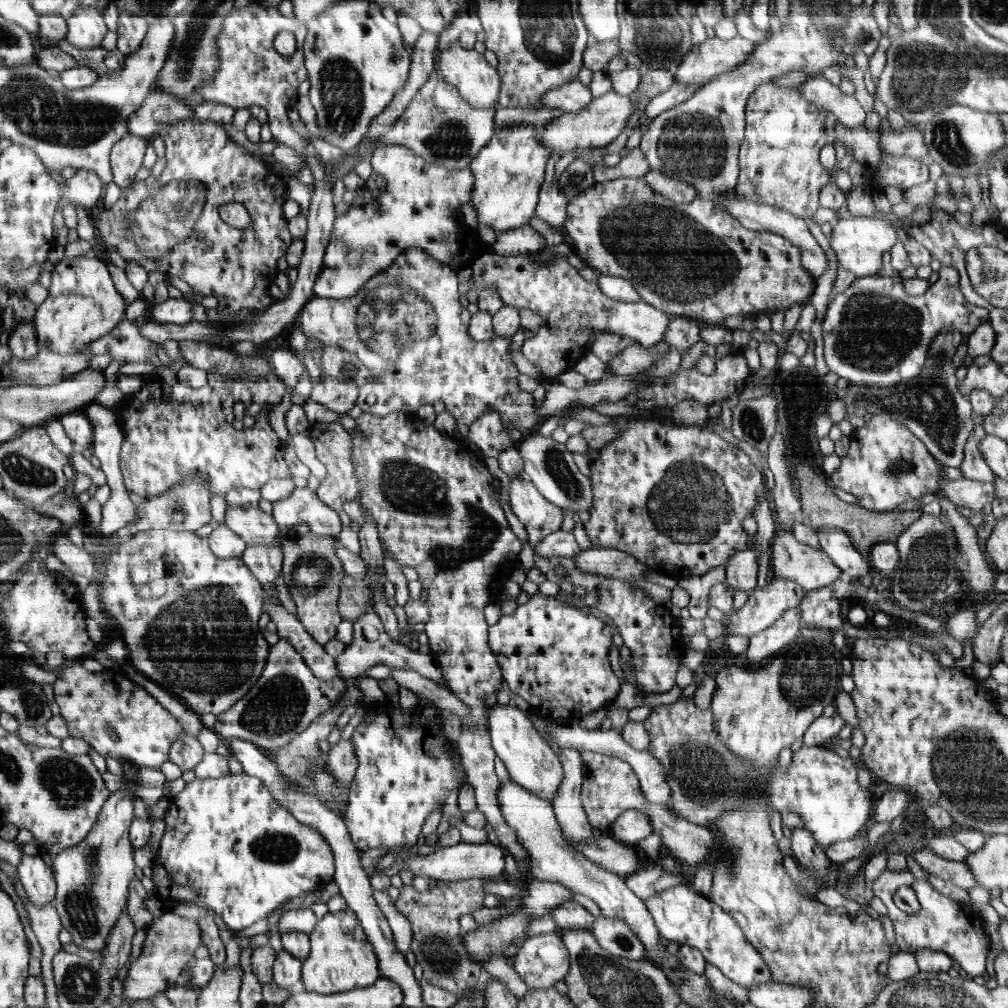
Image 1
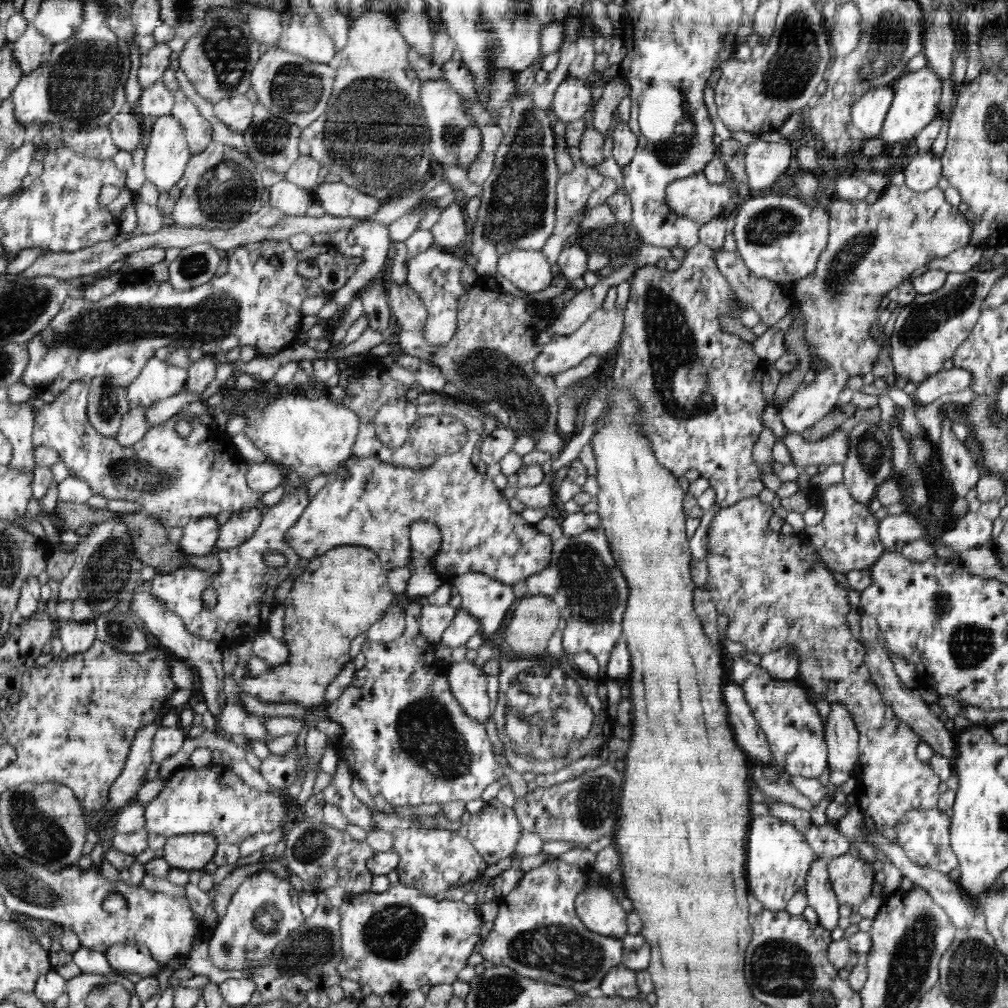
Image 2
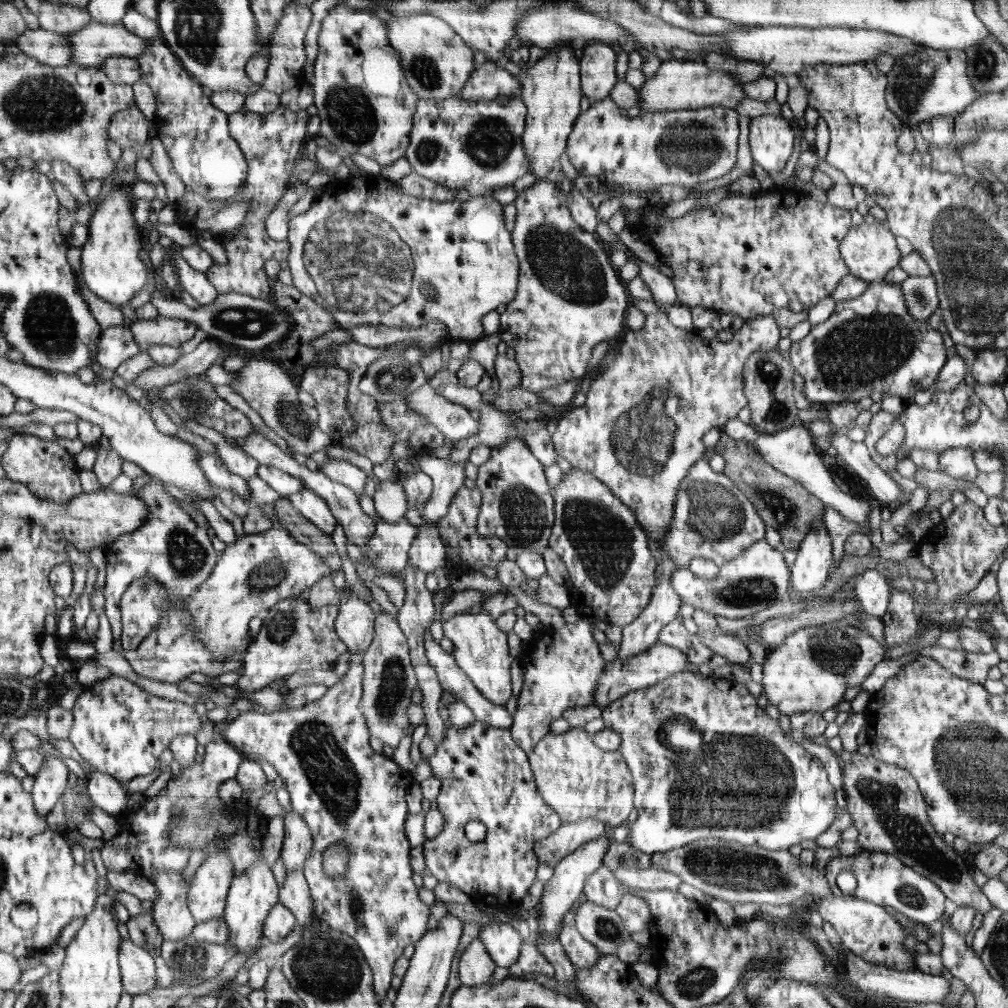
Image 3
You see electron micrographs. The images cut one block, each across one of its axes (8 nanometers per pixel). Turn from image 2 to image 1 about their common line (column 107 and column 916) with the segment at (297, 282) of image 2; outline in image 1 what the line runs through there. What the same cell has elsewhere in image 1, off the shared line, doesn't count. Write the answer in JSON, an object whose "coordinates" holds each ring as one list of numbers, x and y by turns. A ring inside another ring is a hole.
{"coordinates":[[942,267,938,281,928,288,923,296,909,296,904,290,903,278,898,273,893,276,873,275,857,278,841,294,829,303,822,322,824,358,830,371,846,378,854,385,878,386,880,388,907,384,917,377,928,359,928,347,936,335,944,329,960,332,962,341,954,354,956,366,963,364,967,355,967,338,980,324,988,320,988,308,976,306,965,299,959,288,959,275,954,268]]}

